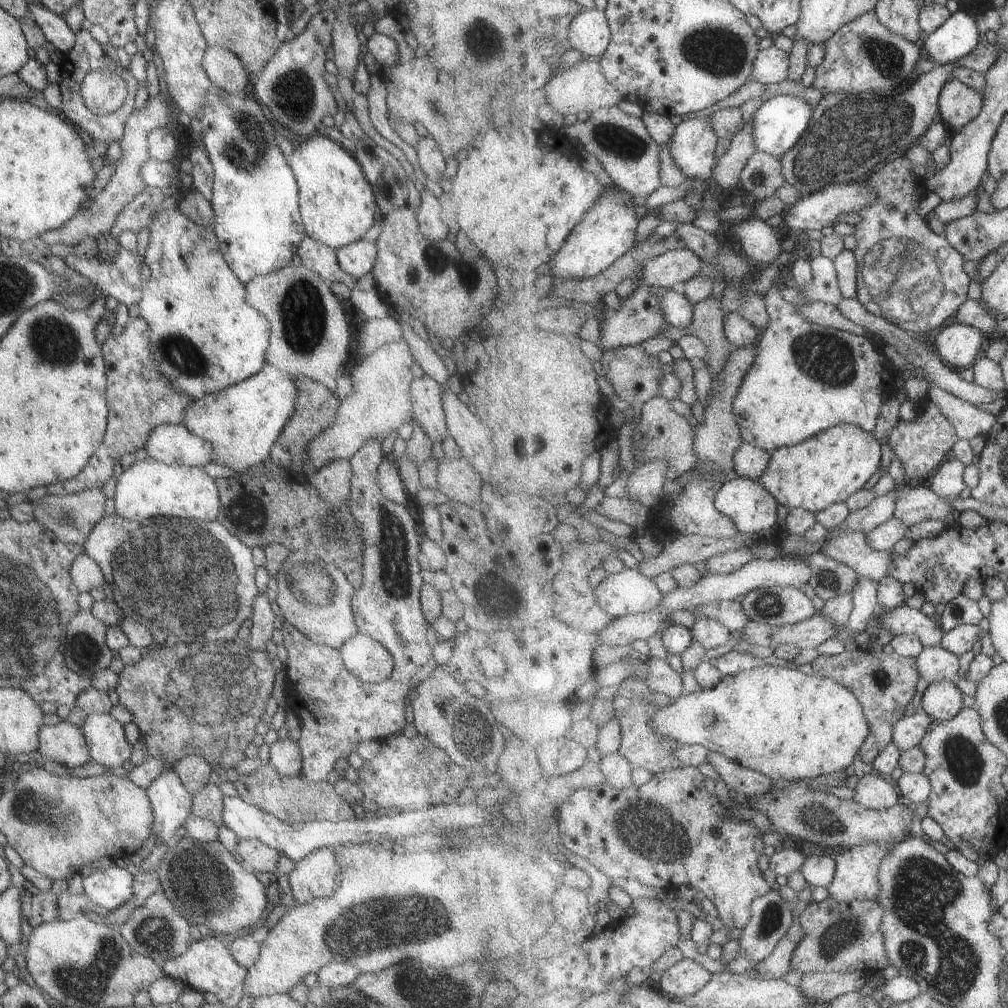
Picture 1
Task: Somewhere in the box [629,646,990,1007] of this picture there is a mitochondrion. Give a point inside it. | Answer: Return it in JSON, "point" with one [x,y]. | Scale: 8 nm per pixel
{"point":[920,894]}

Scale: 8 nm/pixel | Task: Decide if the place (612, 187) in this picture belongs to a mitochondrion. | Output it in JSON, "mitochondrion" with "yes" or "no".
{"mitochondrion":"no"}

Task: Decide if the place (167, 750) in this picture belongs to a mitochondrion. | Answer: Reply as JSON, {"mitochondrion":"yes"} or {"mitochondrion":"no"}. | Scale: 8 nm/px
{"mitochondrion":"no"}

